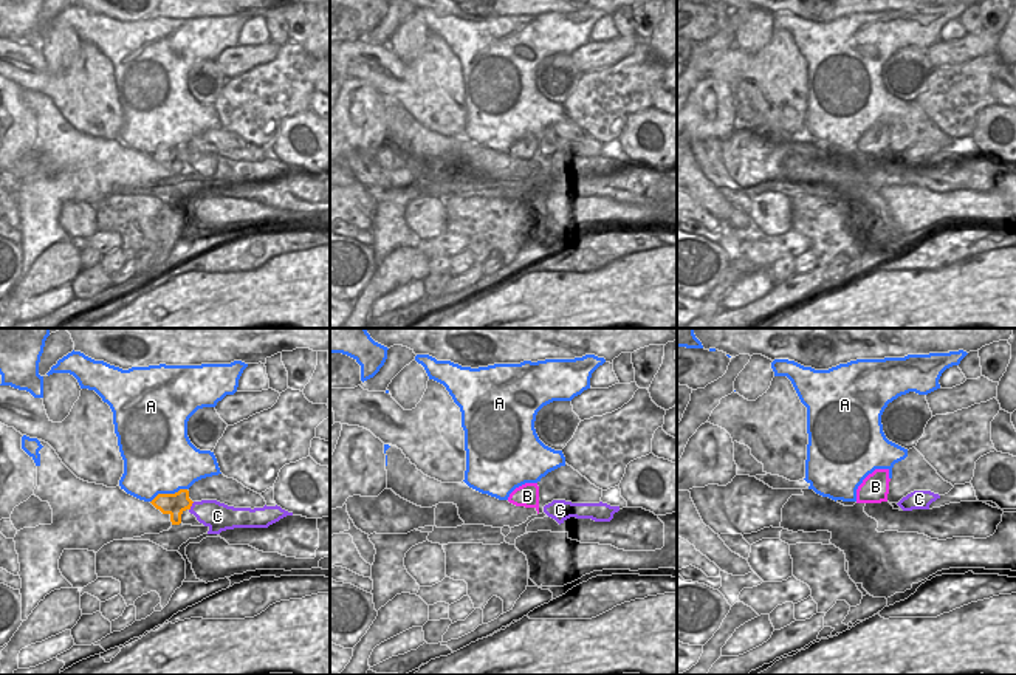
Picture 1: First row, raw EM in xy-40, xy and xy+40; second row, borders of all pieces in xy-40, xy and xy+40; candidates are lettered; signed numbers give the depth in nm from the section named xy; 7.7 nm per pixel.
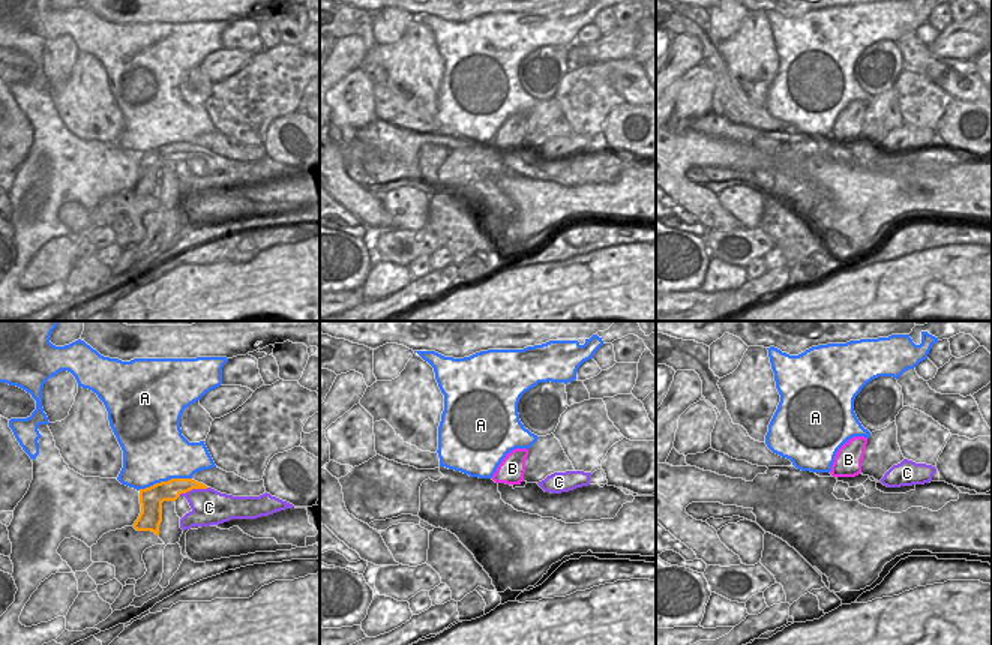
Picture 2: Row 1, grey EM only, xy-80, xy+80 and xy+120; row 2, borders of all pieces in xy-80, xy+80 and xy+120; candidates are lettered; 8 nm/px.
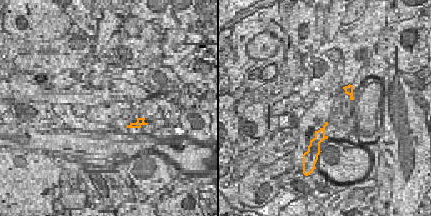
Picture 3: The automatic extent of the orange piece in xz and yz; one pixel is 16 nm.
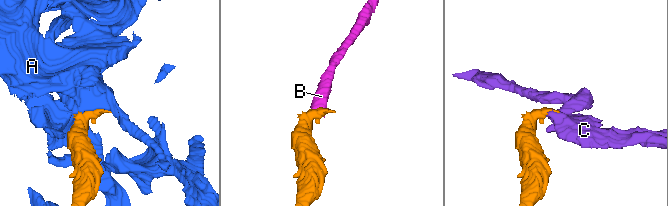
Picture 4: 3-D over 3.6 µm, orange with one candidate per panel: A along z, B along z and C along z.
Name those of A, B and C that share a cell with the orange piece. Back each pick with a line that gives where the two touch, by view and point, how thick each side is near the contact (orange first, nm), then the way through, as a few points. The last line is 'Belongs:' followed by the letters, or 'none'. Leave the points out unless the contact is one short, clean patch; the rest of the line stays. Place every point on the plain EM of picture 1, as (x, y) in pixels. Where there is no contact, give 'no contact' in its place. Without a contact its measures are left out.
B: no contact
Belongs: B

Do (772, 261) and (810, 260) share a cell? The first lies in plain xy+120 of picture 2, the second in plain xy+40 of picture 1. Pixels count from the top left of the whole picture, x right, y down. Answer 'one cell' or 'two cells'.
one cell

